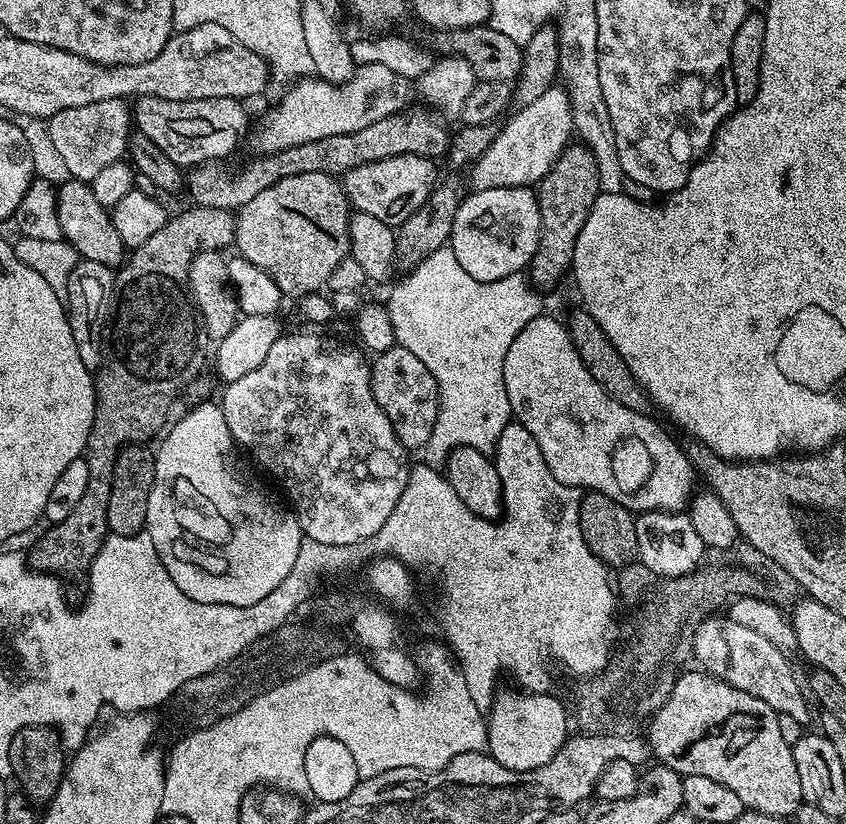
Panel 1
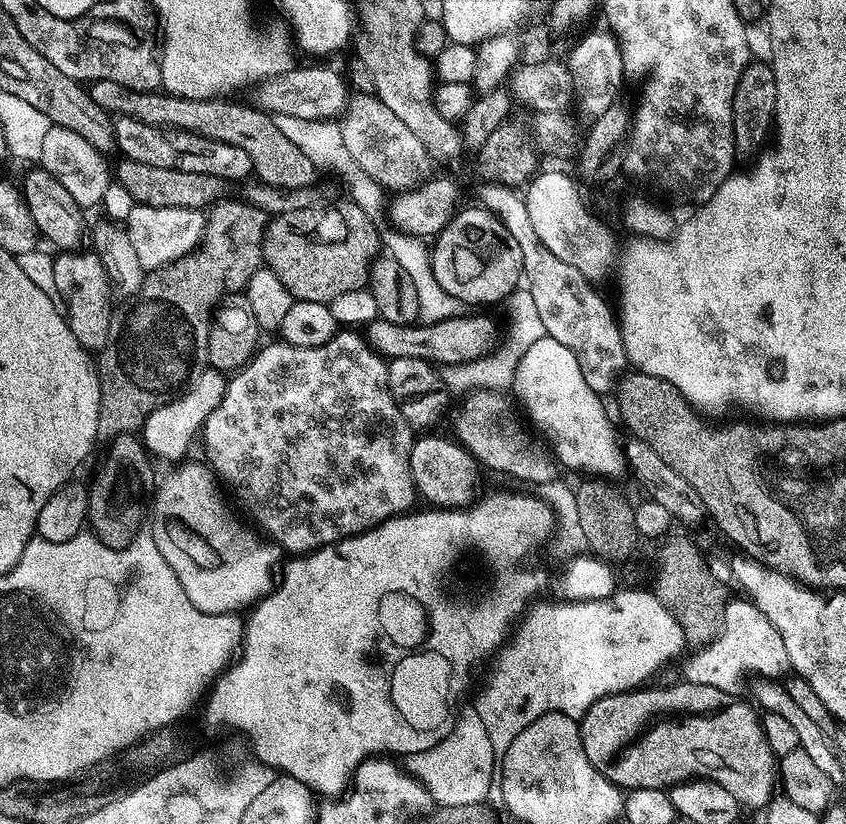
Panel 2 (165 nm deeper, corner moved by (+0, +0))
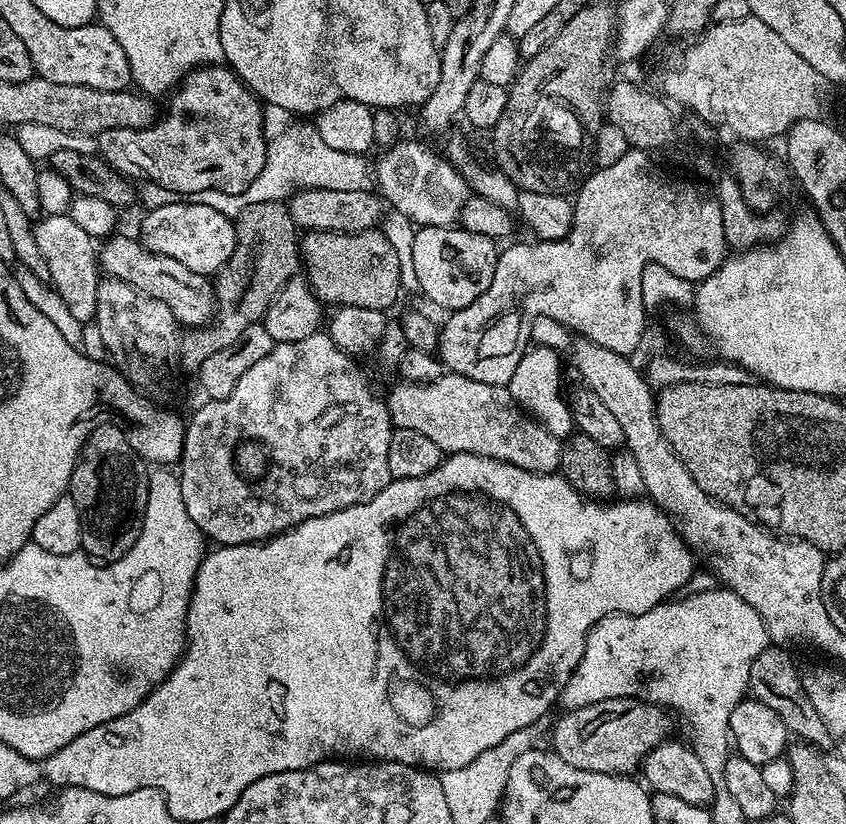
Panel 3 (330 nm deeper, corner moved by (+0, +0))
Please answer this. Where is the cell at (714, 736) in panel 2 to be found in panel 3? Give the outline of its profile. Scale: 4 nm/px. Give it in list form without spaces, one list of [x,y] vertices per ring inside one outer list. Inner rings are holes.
[[[632,702],[625,713],[606,718],[596,724],[596,732],[584,732],[576,740],[576,760],[570,762],[578,770],[606,774],[617,778],[627,777],[639,769],[644,759],[665,740],[669,739],[673,717],[667,707],[647,702]]]

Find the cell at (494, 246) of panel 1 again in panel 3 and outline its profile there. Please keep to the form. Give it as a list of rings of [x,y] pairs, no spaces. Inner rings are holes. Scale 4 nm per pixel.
[[[461,226],[451,227],[417,227],[414,234],[412,257],[414,258],[414,274],[416,284],[440,308],[455,310],[470,306],[490,286],[490,278],[494,278],[494,268],[498,255],[497,241],[488,236],[467,232]]]

